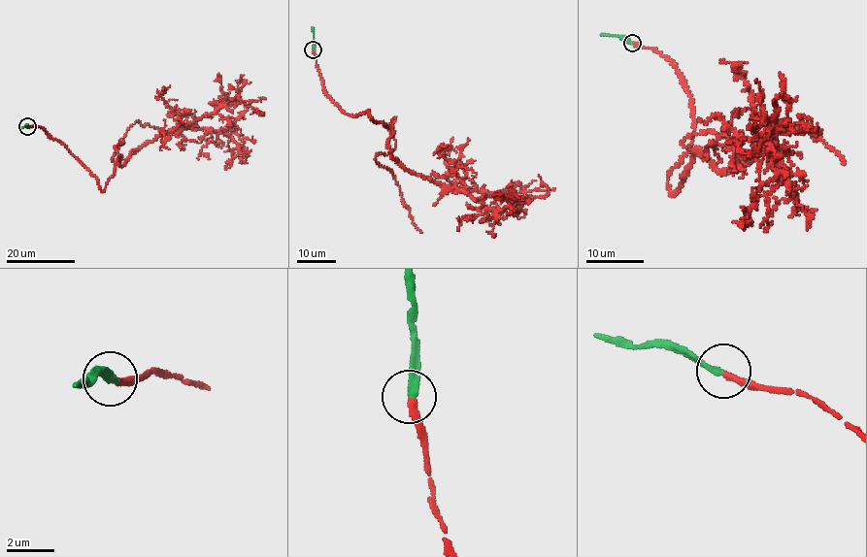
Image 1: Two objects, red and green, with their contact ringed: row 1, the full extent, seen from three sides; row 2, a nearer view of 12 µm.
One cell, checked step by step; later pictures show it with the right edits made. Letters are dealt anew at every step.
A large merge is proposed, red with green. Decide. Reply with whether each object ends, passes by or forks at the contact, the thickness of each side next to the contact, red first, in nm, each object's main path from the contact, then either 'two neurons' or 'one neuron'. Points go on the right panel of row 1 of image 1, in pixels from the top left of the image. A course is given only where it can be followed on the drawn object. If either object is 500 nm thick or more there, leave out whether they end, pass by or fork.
red ends; green ends; calibres 280 and 280 nm; course red (632, 42), (669, 58), (689, 98), (673, 193), (696, 151), (734, 171), (778, 129), (751, 152), (726, 143); course green (632, 42), (602, 34); one neuron

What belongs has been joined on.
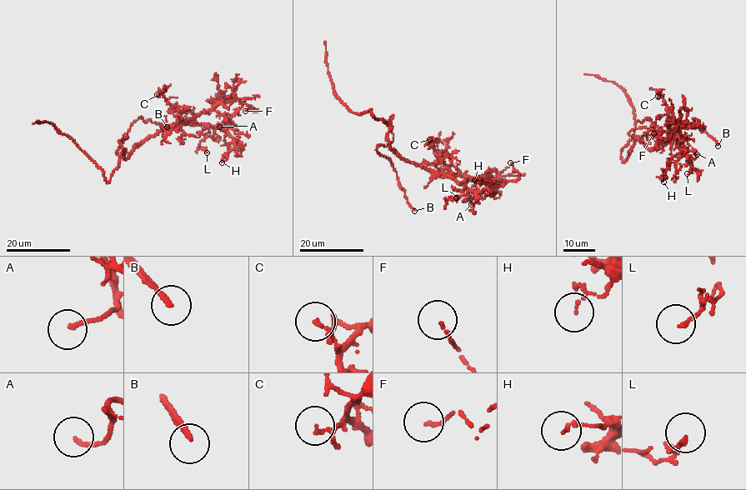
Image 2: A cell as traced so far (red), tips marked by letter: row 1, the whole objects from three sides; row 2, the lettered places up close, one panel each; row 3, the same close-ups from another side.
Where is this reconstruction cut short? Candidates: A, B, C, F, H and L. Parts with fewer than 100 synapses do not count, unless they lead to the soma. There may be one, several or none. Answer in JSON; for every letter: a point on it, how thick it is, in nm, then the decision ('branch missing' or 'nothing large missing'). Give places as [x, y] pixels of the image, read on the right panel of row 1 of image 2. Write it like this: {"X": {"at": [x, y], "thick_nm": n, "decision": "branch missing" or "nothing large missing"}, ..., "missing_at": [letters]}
{"A": {"at": [697, 154], "thick_nm": 140, "decision": "nothing large missing"}, "B": {"at": [718, 146], "thick_nm": 200, "decision": "branch missing"}, "C": {"at": [658, 96], "thick_nm": 100, "decision": "nothing large missing"}, "F": {"at": [653, 133], "thick_nm": 110, "decision": "nothing large missing"}, "H": {"at": [663, 182], "thick_nm": 70, "decision": "nothing large missing"}, "L": {"at": [687, 173], "thick_nm": 140, "decision": "nothing large missing"}, "missing_at": ["B"]}

